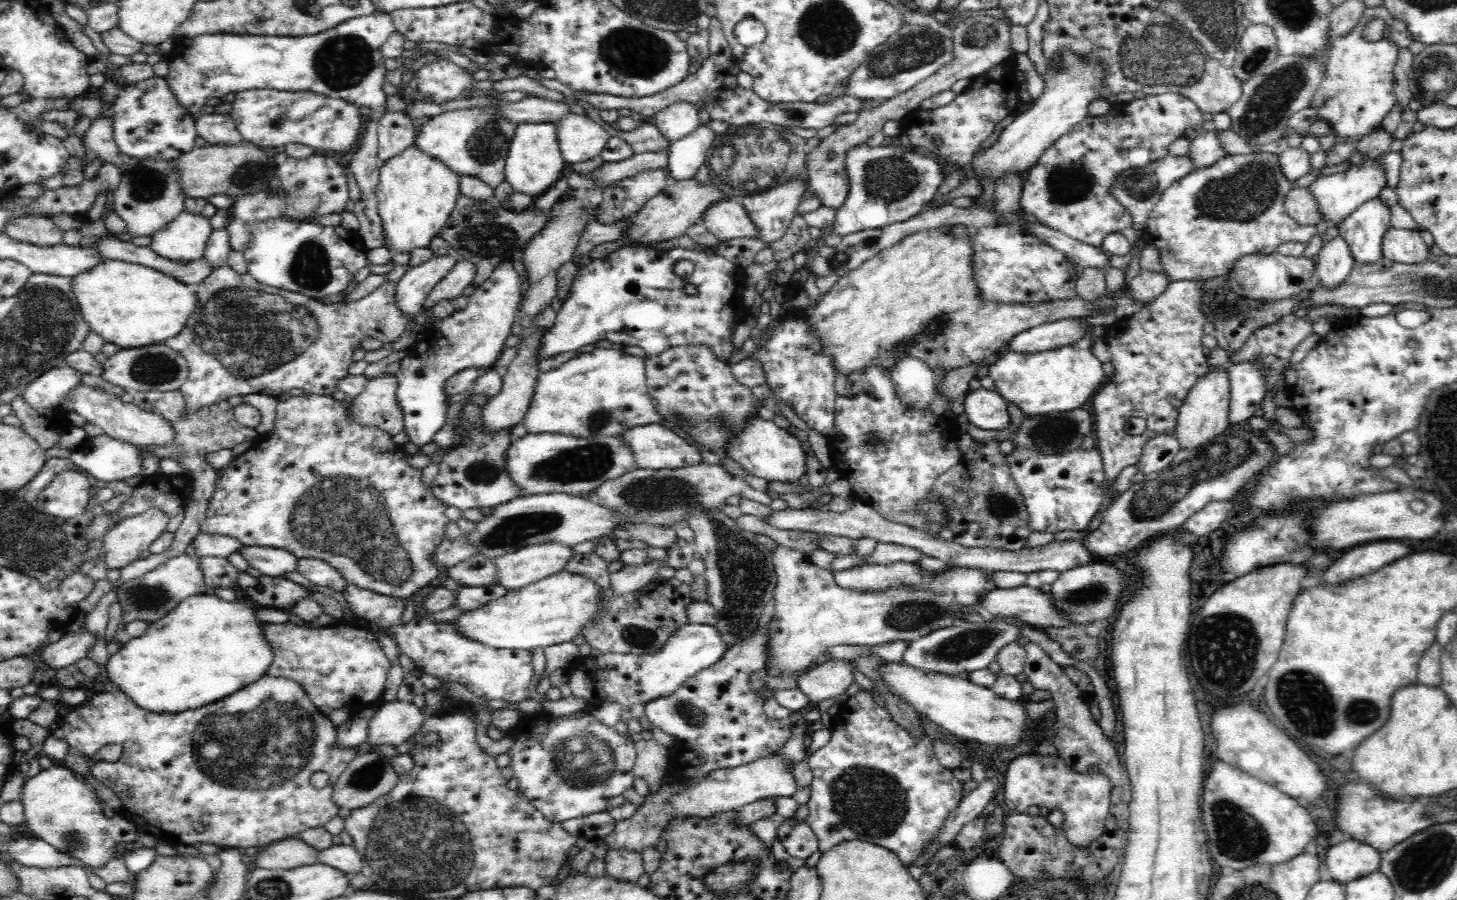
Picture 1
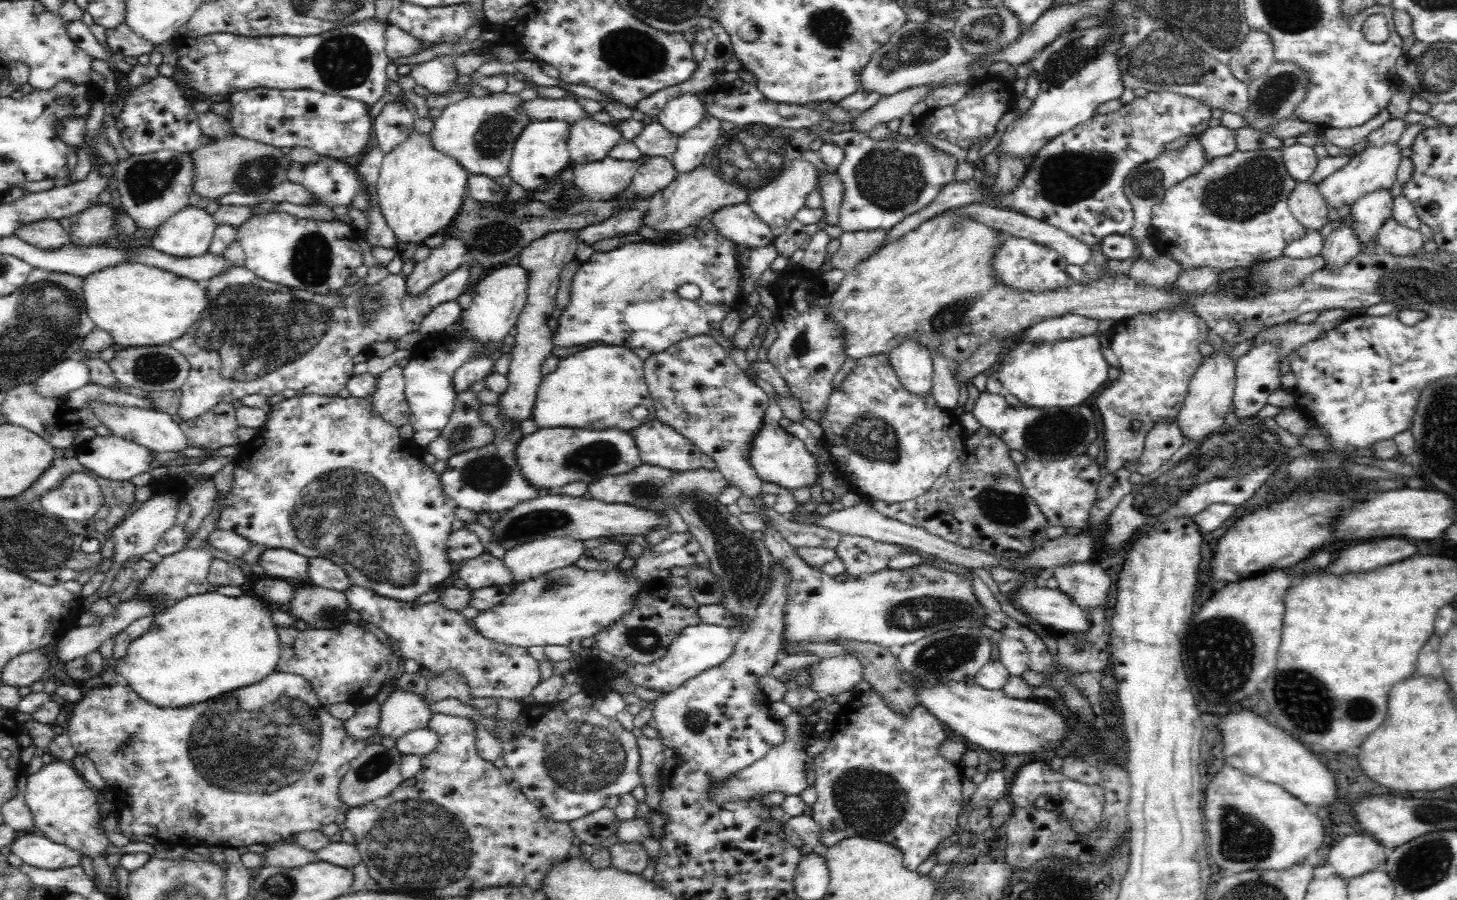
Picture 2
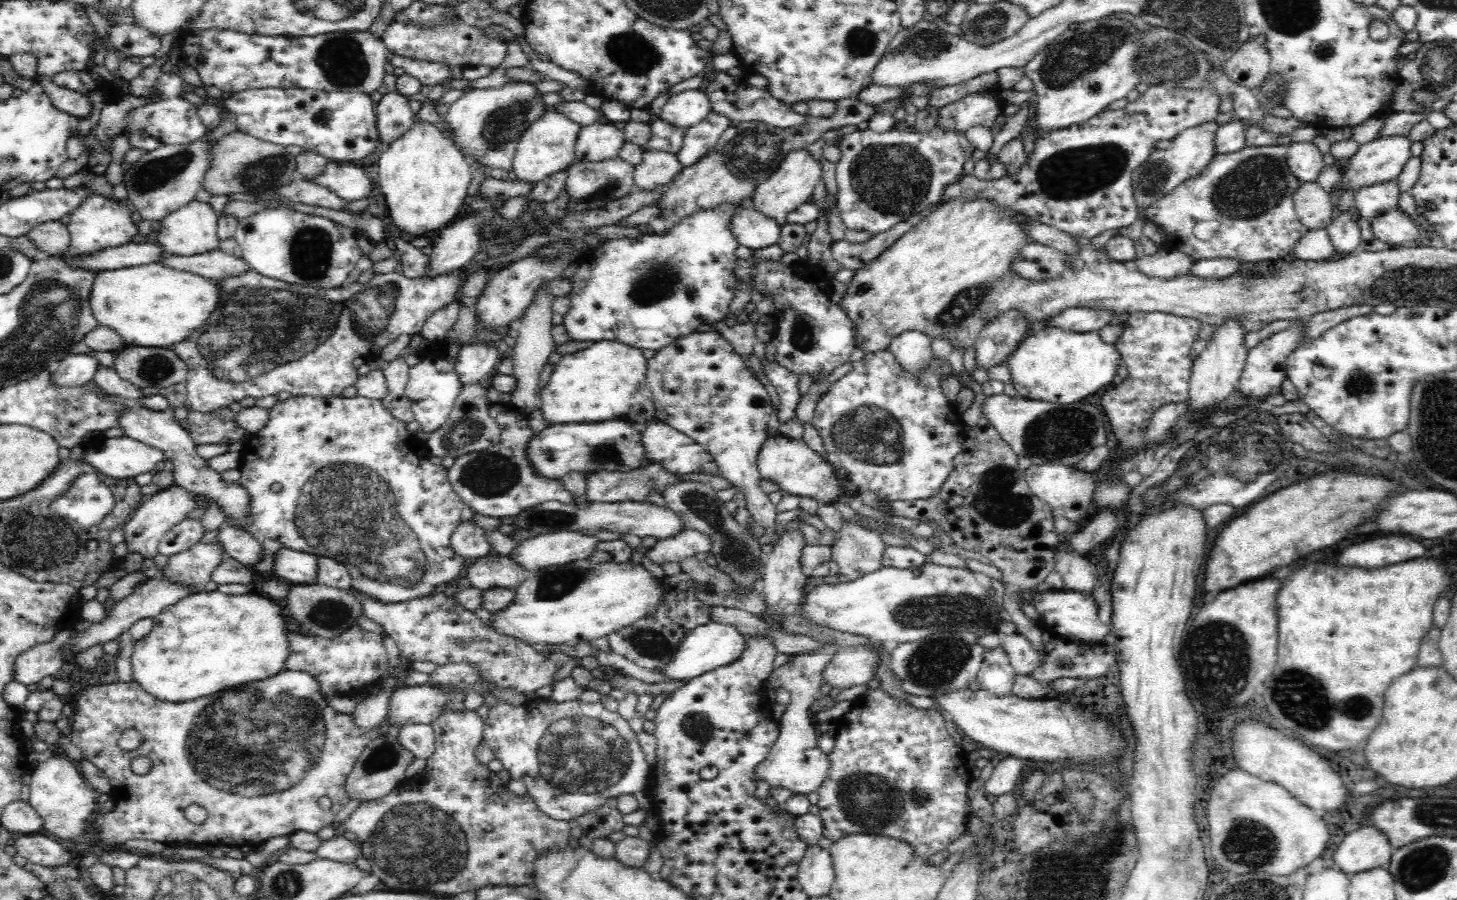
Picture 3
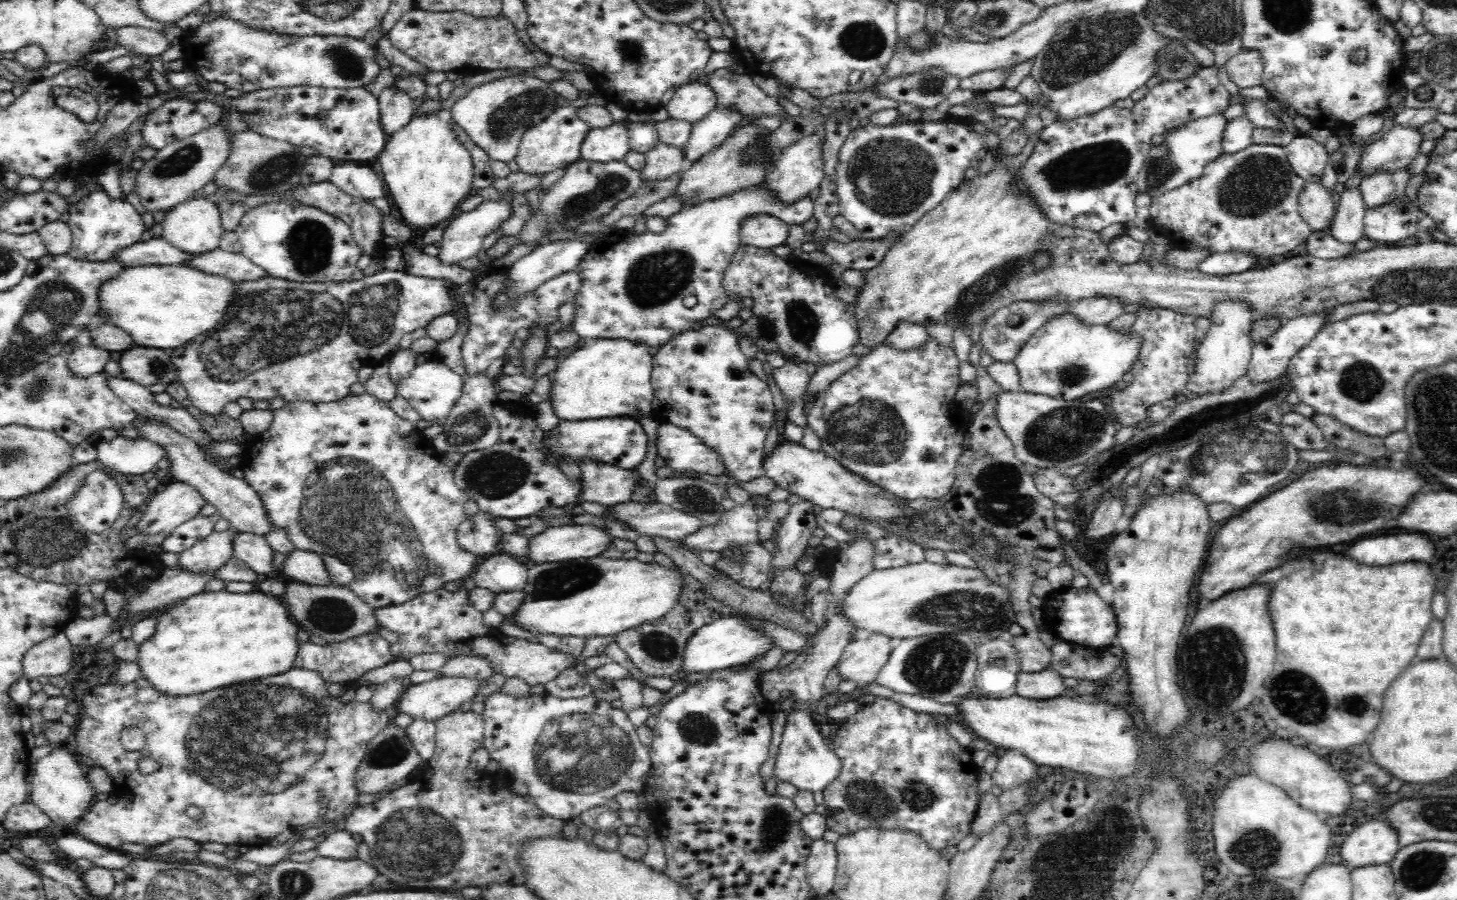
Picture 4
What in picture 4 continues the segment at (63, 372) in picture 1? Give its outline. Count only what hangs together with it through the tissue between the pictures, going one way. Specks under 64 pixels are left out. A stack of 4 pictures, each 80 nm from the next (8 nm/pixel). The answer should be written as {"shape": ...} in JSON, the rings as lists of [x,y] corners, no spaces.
{"shape":[[[78,344],[78,347],[66,356],[67,365],[76,377],[88,378],[93,374],[105,372],[104,365],[110,359],[110,353],[92,344],[88,346]]]}

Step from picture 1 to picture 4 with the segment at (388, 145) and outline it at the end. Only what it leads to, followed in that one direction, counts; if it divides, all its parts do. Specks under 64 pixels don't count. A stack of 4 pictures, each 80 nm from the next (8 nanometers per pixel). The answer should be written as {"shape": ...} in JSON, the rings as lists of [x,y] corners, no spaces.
{"shape":[[[396,85],[383,89],[377,103],[380,126],[386,133],[386,138],[390,138],[396,131],[406,126],[415,110],[410,95],[398,89]]]}

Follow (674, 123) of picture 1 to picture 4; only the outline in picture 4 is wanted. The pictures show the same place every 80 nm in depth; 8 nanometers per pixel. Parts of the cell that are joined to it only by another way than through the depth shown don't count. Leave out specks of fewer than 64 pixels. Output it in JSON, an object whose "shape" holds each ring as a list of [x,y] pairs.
{"shape":[[[707,83],[682,85],[663,106],[668,118],[693,125],[715,109],[716,93]]]}

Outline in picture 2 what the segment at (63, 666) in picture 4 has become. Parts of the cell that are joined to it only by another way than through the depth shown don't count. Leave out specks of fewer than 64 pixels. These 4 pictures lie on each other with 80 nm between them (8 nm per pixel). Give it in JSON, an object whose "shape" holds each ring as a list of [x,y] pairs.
{"shape":[[[43,647],[40,650],[16,656],[8,660],[5,665],[1,674],[1,685],[18,689],[30,687],[47,671],[50,661],[51,657],[46,654]]]}

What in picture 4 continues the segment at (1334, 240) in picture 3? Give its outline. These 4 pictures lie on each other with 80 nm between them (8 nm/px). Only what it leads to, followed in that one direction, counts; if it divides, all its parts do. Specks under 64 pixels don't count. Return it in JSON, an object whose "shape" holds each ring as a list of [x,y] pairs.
{"shape":[[[1344,190],[1337,198],[1336,212],[1330,229],[1331,236],[1343,245],[1354,245],[1364,235],[1366,212],[1359,190]]]}

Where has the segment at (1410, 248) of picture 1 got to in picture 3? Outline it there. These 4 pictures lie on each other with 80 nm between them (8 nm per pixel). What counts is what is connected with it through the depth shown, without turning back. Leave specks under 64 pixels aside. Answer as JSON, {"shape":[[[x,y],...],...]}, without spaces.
{"shape":[[[1390,209],[1379,217],[1371,220],[1372,232],[1376,239],[1390,245],[1390,249],[1396,247],[1418,246],[1415,241],[1420,240],[1420,232],[1413,222],[1399,209]]]}

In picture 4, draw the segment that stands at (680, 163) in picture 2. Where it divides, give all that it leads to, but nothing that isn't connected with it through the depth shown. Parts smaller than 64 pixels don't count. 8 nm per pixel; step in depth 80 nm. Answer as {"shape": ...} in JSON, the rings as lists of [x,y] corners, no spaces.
{"shape":[[[716,106],[702,120],[691,125],[690,136],[682,149],[686,165],[694,164],[709,150],[720,146],[741,118],[734,109]]]}

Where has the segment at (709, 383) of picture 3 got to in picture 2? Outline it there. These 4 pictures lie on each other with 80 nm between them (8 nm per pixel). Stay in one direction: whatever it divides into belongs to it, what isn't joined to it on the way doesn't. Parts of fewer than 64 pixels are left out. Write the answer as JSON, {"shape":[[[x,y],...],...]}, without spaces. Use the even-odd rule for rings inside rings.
{"shape":[[[696,335],[694,338],[684,339],[669,346],[664,352],[651,354],[643,360],[643,373],[657,412],[657,419],[674,427],[691,440],[703,454],[713,458],[720,474],[757,504],[757,514],[760,509],[768,508],[760,499],[760,485],[763,480],[756,476],[755,470],[748,462],[748,454],[751,452],[755,434],[759,432],[766,419],[764,412],[768,408],[770,398],[734,363],[730,353],[728,354],[710,335]],[[766,517],[762,518],[768,526],[765,527],[764,538],[763,541],[767,546],[767,549],[771,554],[772,562],[780,562],[782,566],[786,567],[786,571],[788,572],[788,586],[786,586],[786,590],[788,591],[787,604],[784,606],[783,623],[782,626],[782,640],[781,640],[781,650],[780,655],[788,656],[788,655],[808,655],[808,651],[806,651],[806,646],[808,644],[824,644],[824,642],[836,643],[836,641],[850,641],[853,642],[866,642],[871,643],[876,646],[882,646],[886,649],[892,648],[901,648],[908,644],[913,644],[914,642],[920,641],[920,638],[924,638],[926,636],[930,636],[936,632],[940,632],[940,630],[948,630],[952,628],[958,628],[962,626],[972,626],[972,627],[982,627],[985,629],[983,625],[981,625],[980,620],[986,616],[986,612],[984,612],[984,608],[980,604],[978,604],[978,600],[976,600],[976,596],[972,594],[972,584],[970,584],[970,580],[966,578],[966,576],[962,576],[962,574],[952,574],[952,572],[942,572],[942,570],[934,570],[934,568],[928,568],[928,565],[924,565],[921,563],[918,566],[902,569],[902,570],[892,570],[892,569],[882,569],[877,573],[861,576],[861,578],[850,578],[846,582],[838,582],[834,579],[834,576],[828,575],[821,571],[820,568],[809,565],[800,555],[798,555],[796,548],[790,546],[788,541],[777,531],[774,527],[770,526],[769,519]]]}

